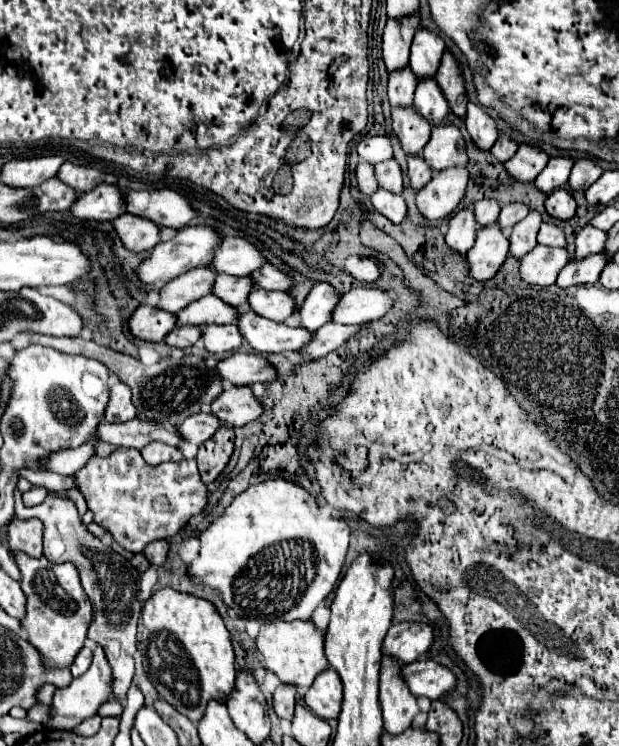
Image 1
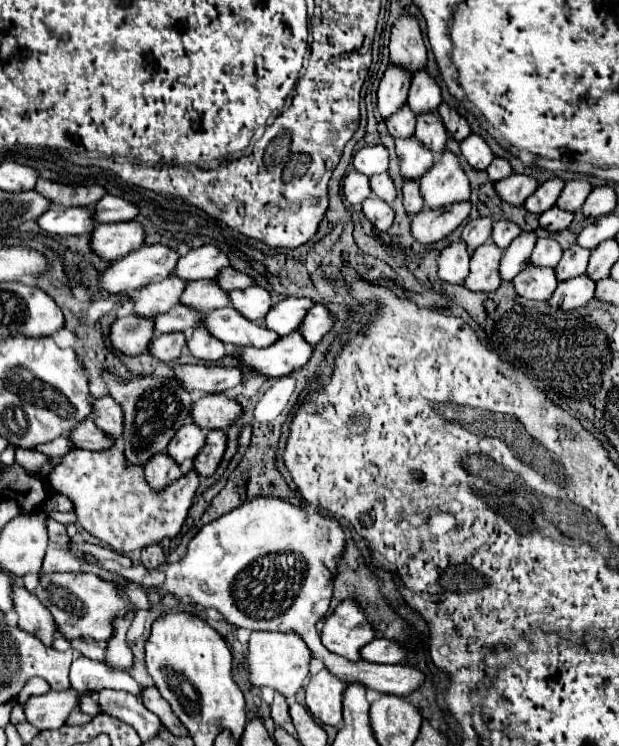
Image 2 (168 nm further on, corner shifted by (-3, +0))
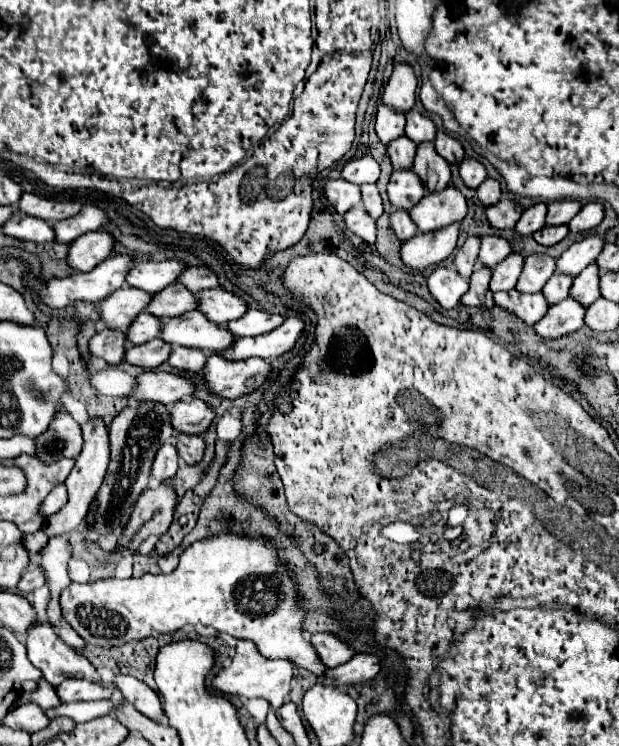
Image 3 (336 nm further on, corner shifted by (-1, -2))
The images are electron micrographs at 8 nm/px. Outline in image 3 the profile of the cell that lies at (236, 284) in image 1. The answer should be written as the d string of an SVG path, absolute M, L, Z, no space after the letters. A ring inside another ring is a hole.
M171 284L163 292L155 294L155 300L151 302L151 308L147 312L159 316L159 318L173 318L181 316L183 312L197 310L199 298L187 290L183 284Z

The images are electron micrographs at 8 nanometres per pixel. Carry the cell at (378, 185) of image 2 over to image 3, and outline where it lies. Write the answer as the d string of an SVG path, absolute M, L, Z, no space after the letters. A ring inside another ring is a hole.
M363 184L361 194L363 194L363 204L365 204L367 212L373 218L379 218L383 214L383 200L381 200L377 184Z

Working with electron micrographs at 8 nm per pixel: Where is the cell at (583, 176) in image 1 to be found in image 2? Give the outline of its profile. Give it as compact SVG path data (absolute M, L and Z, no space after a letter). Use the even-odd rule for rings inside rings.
M571 180L561 190L559 200L557 200L557 208L567 210L567 212L577 212L583 206L589 192L591 192L591 184L587 184L585 180Z

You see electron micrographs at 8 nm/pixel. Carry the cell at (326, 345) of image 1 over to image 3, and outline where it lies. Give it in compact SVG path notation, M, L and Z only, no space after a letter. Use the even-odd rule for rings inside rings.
M211 354L205 364L207 388L219 398L241 398L255 392L271 374L271 364L263 358L227 360Z

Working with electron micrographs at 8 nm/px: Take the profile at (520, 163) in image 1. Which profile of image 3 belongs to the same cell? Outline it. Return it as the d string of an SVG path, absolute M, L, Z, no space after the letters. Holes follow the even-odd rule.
M501 198L499 202L495 202L487 208L487 218L489 218L489 224L495 228L501 228L501 230L515 228L521 212L523 212L523 208L519 206L517 200Z

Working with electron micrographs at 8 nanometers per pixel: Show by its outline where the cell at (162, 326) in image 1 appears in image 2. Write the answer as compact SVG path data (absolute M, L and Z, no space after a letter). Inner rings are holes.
M125 316L111 324L109 340L111 346L123 356L137 356L147 352L153 338L153 320L139 316Z

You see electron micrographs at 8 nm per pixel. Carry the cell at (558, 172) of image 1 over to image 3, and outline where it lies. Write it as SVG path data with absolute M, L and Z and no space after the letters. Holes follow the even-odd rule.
M535 204L527 210L523 210L515 230L523 236L531 236L533 232L537 232L537 228L545 226L545 216L547 216L547 206L545 204Z

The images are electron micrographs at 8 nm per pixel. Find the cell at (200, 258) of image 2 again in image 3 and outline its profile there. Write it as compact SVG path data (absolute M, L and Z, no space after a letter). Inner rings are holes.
M145 260L135 264L135 268L131 268L131 276L127 276L127 284L157 294L165 286L177 282L185 268L187 264L181 260L163 260L163 262Z

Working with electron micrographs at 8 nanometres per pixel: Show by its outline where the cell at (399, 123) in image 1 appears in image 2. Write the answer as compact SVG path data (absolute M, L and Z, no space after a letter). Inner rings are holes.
M397 138L395 148L397 148L403 180L419 180L421 174L425 174L425 170L429 170L429 166L433 166L435 162L431 150L421 146L417 138L405 138L405 140Z

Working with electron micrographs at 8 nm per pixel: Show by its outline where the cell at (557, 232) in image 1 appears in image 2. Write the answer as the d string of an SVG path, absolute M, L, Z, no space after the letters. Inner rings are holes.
M539 238L531 254L531 264L537 268L555 268L563 256L561 246L551 238Z

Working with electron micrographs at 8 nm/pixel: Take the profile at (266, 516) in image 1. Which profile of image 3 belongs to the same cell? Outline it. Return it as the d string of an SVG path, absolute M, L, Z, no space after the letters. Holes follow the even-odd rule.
M225 532L221 536L207 536L199 542L193 542L183 550L179 566L171 574L145 574L141 578L109 578L97 580L89 584L69 584L61 596L61 612L63 618L73 626L73 630L87 644L103 644L117 642L125 644L135 638L145 638L151 632L175 632L185 628L187 624L205 624L213 626L219 632L231 634L235 638L253 640L267 658L289 658L297 666L313 672L321 682L327 674L327 666L321 662L315 652L309 636L305 636L303 622L307 616L307 608L303 606L303 596L299 592L299 584L295 580L295 572L281 560L279 548L275 540L267 536L243 536L237 532Z

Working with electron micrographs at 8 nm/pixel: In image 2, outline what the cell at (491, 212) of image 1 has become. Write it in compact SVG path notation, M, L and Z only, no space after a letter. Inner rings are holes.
M477 218L477 220L471 220L467 222L467 226L463 228L463 234L461 234L461 240L465 242L467 250L469 250L469 256L489 240L491 236L491 226L493 226L493 220L491 218Z

